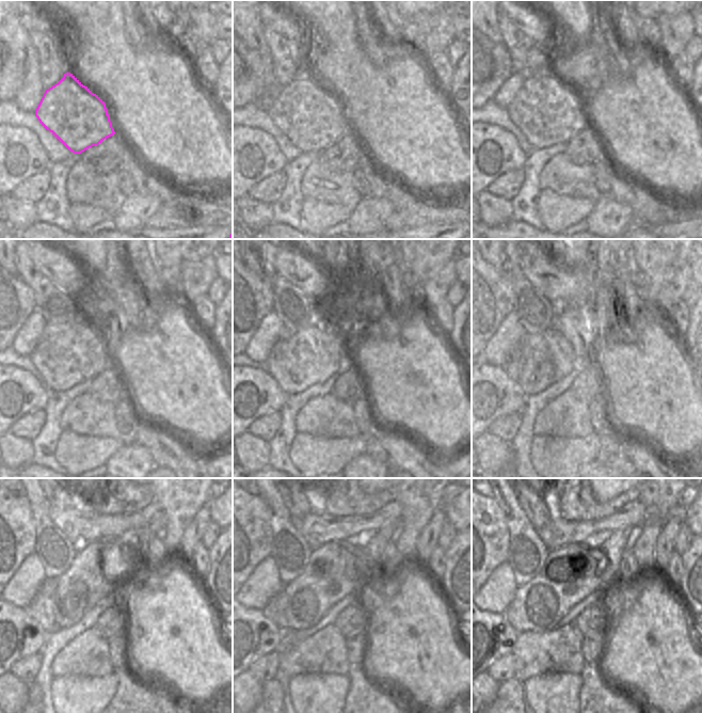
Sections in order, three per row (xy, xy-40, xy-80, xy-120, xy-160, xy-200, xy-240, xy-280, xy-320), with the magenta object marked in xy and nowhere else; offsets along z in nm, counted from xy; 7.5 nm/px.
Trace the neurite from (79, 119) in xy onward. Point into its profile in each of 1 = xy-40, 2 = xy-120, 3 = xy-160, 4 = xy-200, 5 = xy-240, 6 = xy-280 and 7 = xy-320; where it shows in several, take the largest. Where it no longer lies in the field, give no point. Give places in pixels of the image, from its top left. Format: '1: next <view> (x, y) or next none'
1: next xy-40 (314, 119)
2: next xy-120 (74, 351)
3: next xy-160 (314, 353)
4: next xy-200 (548, 357)
5: next xy-240 (51, 589)
6: next xy-280 (254, 635)
7: next xy-320 (493, 636)

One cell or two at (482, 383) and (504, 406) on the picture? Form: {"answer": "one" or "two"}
{"answer": "one"}

